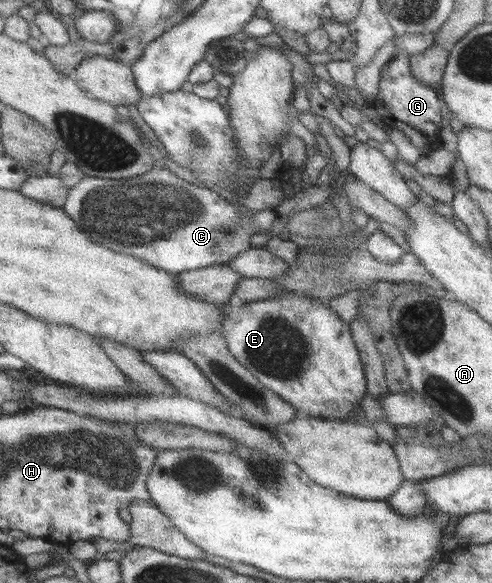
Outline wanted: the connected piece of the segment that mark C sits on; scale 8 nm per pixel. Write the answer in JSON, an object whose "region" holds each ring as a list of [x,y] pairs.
{"region":[[[155,168],[146,175],[135,178],[105,179],[86,176],[69,193],[69,202],[65,209],[97,243],[103,243],[105,247],[111,247],[113,251],[125,255],[135,255],[159,270],[179,274],[218,264],[230,264],[242,251],[255,247],[251,243],[251,235],[259,234],[257,227],[271,229],[275,220],[280,217],[275,209],[256,212],[254,225],[241,226],[239,212],[243,211],[243,207],[229,203],[207,185],[189,183],[169,169]]]}

